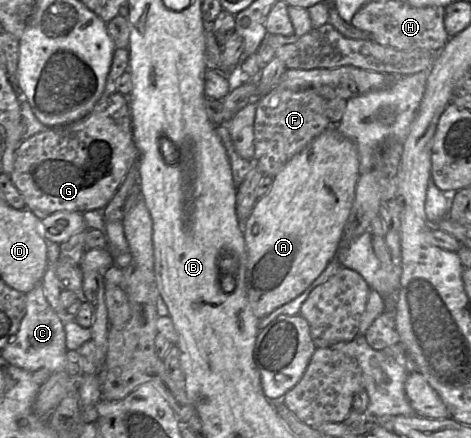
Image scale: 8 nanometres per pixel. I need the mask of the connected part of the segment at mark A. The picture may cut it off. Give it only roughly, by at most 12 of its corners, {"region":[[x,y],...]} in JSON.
{"region":[[332,126],[242,227],[258,319],[336,257],[359,154]]}

